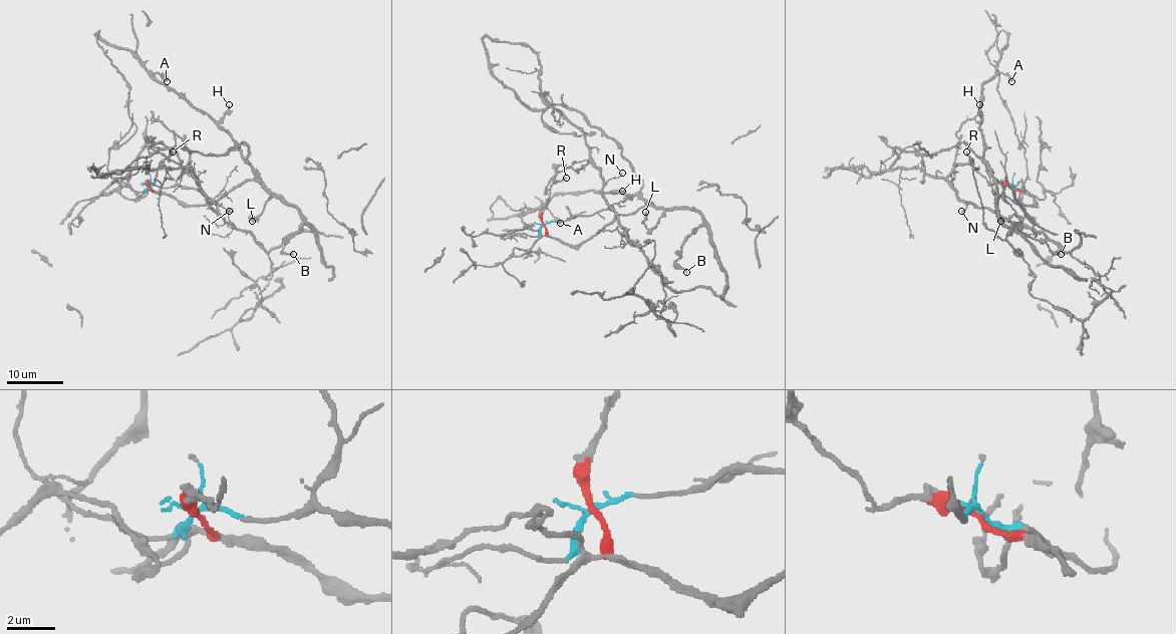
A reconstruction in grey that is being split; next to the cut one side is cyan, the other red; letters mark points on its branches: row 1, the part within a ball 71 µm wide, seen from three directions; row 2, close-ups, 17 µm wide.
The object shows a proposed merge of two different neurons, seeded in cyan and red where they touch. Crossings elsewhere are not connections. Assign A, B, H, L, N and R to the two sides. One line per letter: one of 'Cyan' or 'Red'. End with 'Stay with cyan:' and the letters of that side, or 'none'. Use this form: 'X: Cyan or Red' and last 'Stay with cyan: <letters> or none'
A: Red
B: Red
H: Red
L: Red
N: Cyan
R: Red
Stay with cyan: N

